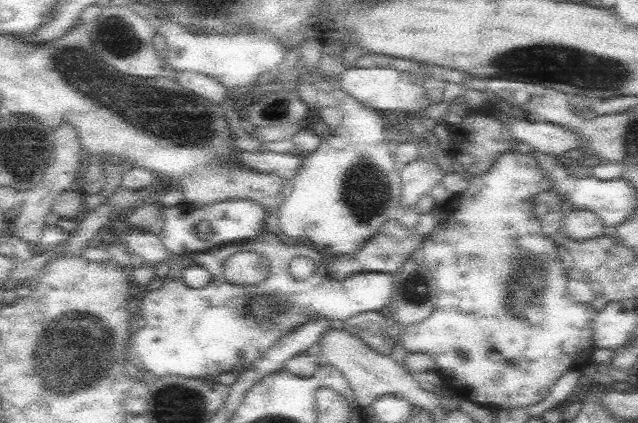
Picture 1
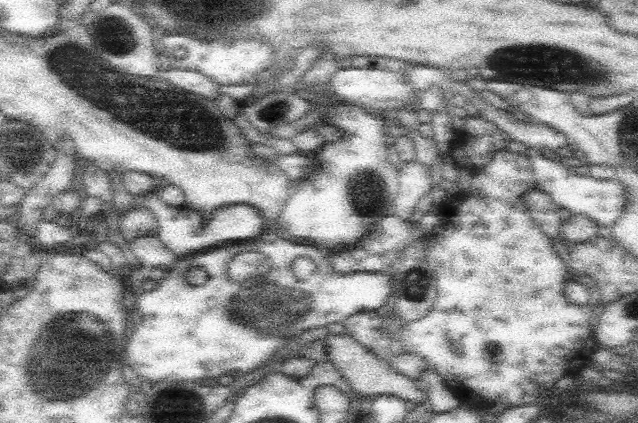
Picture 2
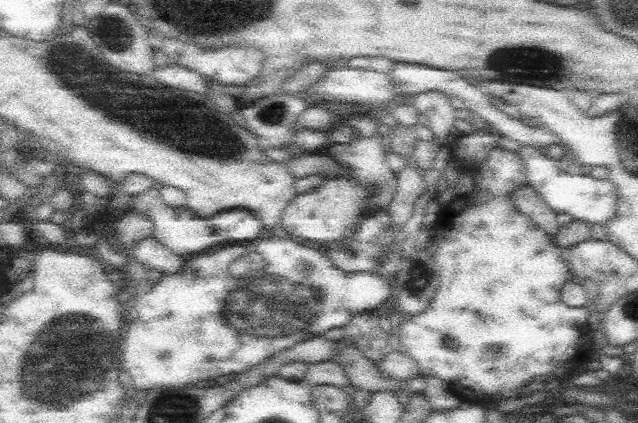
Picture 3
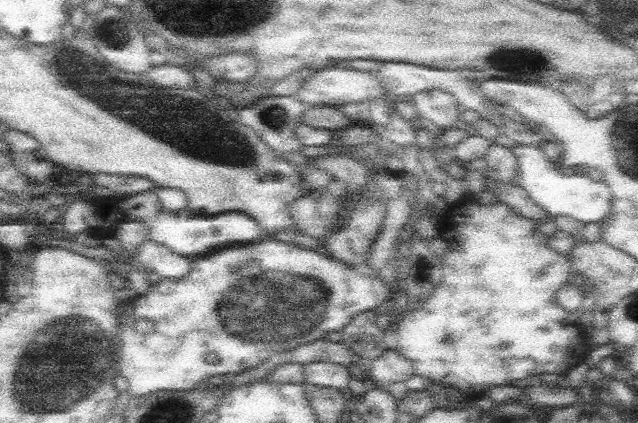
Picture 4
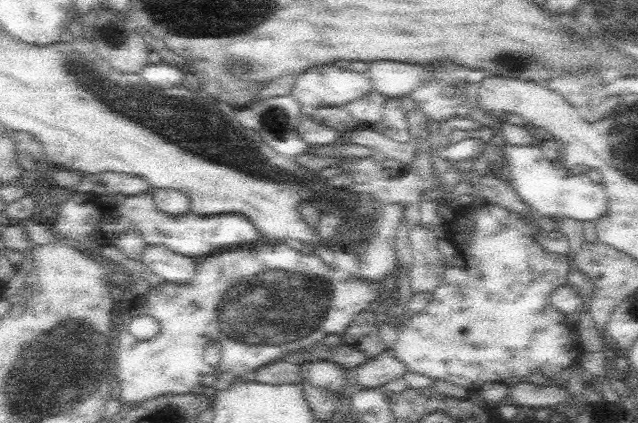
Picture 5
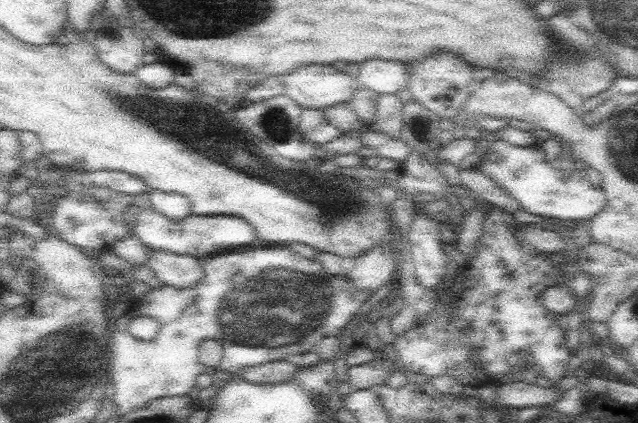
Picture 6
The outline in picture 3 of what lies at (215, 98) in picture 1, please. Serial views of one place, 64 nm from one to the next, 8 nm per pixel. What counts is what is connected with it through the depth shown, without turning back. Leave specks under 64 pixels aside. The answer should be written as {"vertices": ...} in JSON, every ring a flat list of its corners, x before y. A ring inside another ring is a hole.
{"vertices":[[179,64,175,66,165,66,159,70,153,70,151,76,163,84,165,88,179,88,179,90,187,90,187,92,197,92,197,94,207,94,207,88,211,86,211,82,205,82,199,72,181,68]]}

